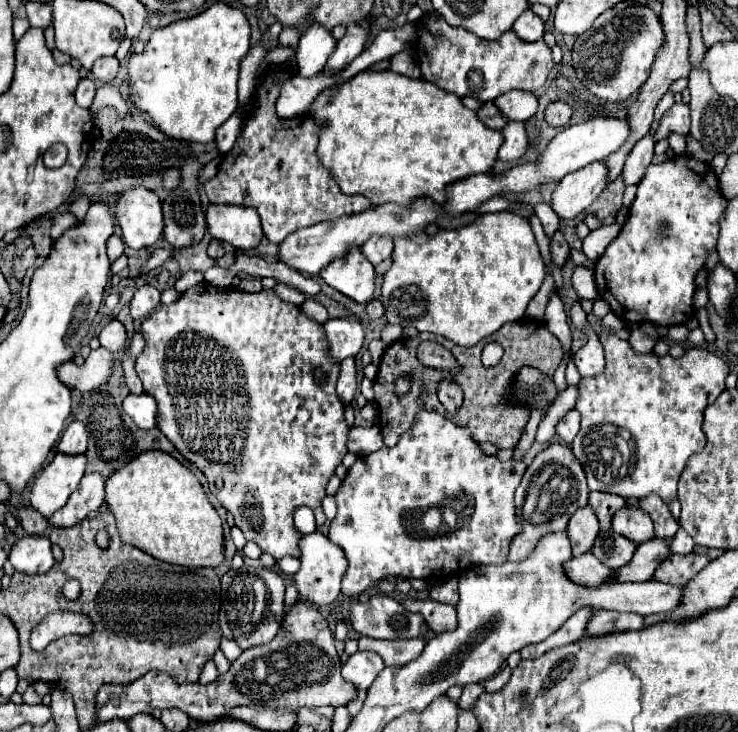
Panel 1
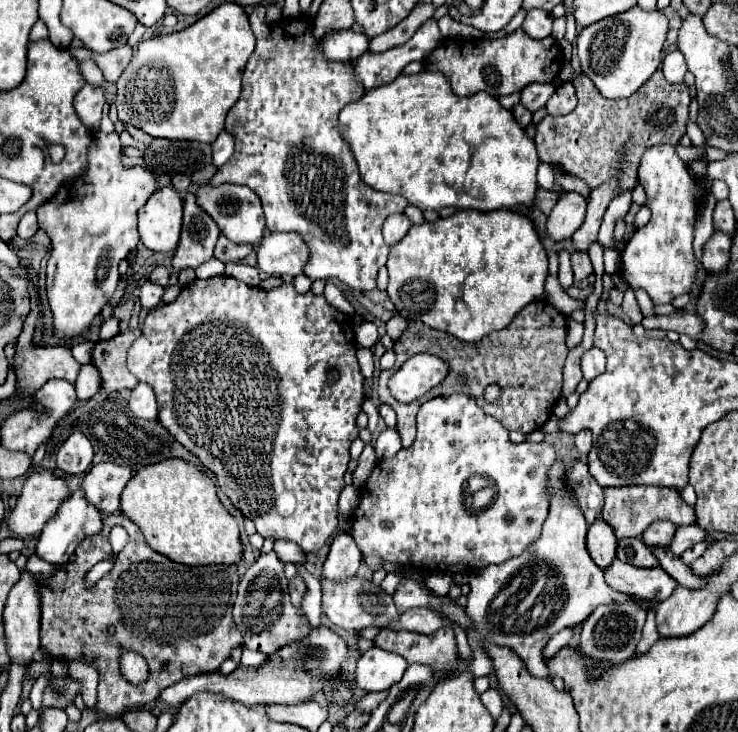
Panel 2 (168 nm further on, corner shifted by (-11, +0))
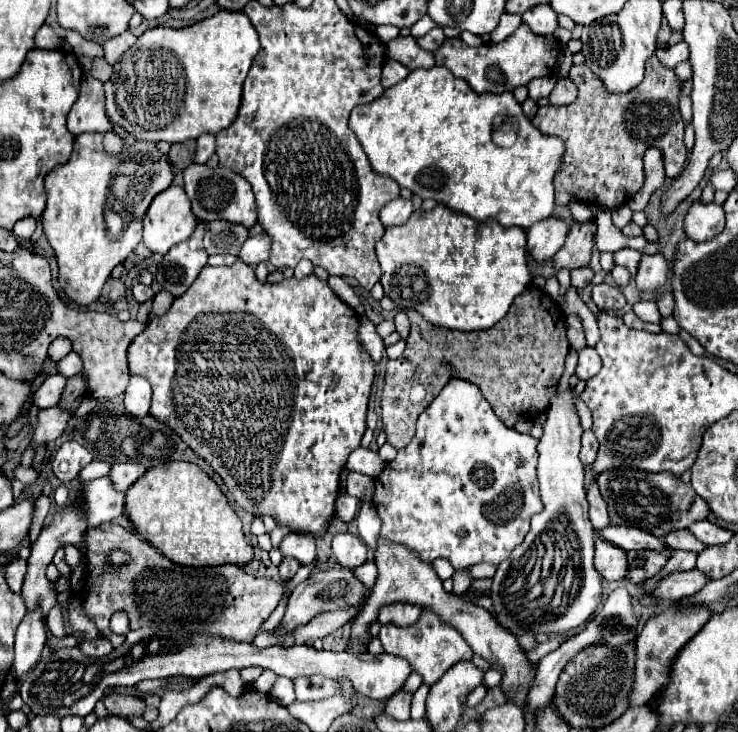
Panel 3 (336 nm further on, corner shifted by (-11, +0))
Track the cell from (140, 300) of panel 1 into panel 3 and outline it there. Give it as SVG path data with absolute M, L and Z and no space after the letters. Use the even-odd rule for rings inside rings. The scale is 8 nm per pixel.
M135 283L135 285L131 287L131 291L133 291L133 297L135 297L139 303L145 303L145 301L151 301L151 299L153 299L153 291L151 291L151 287L147 287L147 285Z

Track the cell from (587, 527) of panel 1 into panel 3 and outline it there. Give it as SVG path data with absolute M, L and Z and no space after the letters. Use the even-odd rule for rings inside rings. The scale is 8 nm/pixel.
M601 539L595 541L595 569L607 581L619 581L627 577L627 553Z

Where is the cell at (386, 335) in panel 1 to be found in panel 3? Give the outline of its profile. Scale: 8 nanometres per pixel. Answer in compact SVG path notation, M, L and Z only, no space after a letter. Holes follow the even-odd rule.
M399 311L395 315L395 325L397 325L397 333L401 335L401 339L407 339L407 335L409 335L409 319L407 319L405 311Z

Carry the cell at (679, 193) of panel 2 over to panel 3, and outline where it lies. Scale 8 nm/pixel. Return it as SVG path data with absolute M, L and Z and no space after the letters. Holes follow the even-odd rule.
M643 255L637 271L637 287L641 291L659 293L669 275L669 261L663 255Z

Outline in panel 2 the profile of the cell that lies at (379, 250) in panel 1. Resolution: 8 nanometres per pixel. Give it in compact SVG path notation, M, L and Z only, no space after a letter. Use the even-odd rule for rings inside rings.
M403 213L397 215L389 215L387 221L383 223L383 239L389 247L393 247L395 243L399 243L399 239L403 239L403 235L407 235L411 223Z

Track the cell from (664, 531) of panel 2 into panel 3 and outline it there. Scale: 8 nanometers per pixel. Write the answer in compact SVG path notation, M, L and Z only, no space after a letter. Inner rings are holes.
M681 529L681 531L671 531L669 535L665 535L663 539L673 551L681 549L681 551L703 551L703 547L707 547L705 543L699 543L699 539L695 539L695 535L691 535L689 529Z

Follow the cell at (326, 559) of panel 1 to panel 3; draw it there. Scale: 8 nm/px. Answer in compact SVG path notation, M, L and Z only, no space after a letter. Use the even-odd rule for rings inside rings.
M349 531L333 537L333 553L335 553L337 561L347 569L355 569L367 561L365 543Z

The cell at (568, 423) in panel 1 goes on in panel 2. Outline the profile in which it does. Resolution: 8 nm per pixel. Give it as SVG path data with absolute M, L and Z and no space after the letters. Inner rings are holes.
M583 429L579 433L575 433L575 447L579 449L579 453L587 455L589 449L591 449L591 431Z

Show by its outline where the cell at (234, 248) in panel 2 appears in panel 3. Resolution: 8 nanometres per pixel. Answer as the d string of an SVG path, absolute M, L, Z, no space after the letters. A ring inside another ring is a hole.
M221 219L205 221L203 243L205 243L205 251L209 255L217 255L217 253L237 255L247 237L249 237L249 229L243 225L227 223Z

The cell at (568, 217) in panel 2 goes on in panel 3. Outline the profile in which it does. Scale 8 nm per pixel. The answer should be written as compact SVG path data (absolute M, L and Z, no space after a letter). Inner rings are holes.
M559 217L539 221L535 227L527 231L527 251L529 255L541 263L549 261L565 243L565 235L569 231L569 225L561 221Z

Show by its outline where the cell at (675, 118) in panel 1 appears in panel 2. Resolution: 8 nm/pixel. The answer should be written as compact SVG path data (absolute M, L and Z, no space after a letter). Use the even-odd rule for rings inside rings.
M661 71L631 97L627 99L603 99L593 81L579 73L571 81L577 91L577 107L569 115L553 117L547 115L537 125L535 145L539 159L549 165L561 165L563 171L581 177L591 189L599 187L603 181L615 175L619 149L627 147L627 159L621 171L621 191L633 189L637 185L637 167L643 151L653 145L677 145L685 135L689 121L689 93L687 85L673 85L665 81Z

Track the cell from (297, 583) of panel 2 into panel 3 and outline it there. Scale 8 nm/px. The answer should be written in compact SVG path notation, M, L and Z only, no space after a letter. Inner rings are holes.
M283 557L281 565L279 565L279 575L281 575L281 579L293 579L297 569L299 569L299 563L293 557Z

